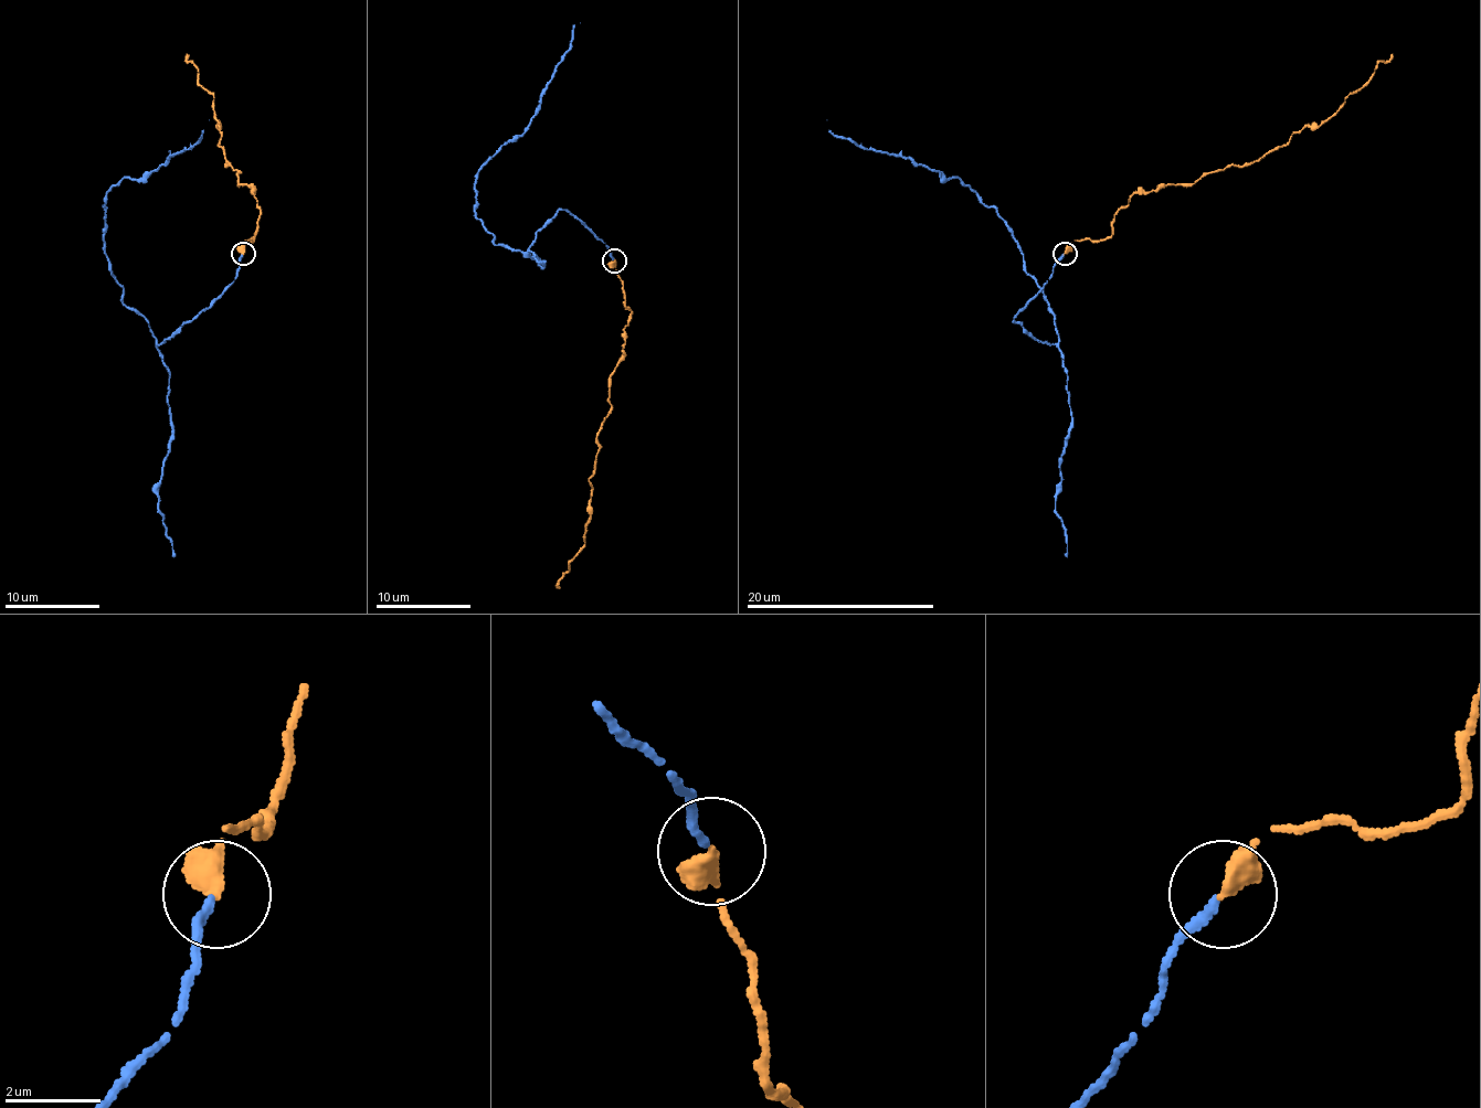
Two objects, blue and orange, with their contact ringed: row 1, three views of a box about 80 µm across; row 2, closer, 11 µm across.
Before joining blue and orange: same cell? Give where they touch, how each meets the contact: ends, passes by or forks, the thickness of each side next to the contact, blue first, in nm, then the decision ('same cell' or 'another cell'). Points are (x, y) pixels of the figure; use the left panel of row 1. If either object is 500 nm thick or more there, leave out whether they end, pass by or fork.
(243, 253) | blue ends | orange ends | 190/480 nm | same cell

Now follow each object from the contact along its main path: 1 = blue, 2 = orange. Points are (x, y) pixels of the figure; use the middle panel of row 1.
1: (613, 258), (563, 209), (527, 254), (497, 244), (475, 216), (475, 173), (525, 131), (580, 22)
2: (615, 260), (632, 312), (624, 353), (610, 376), (610, 412), (596, 443), (584, 544), (560, 587)

